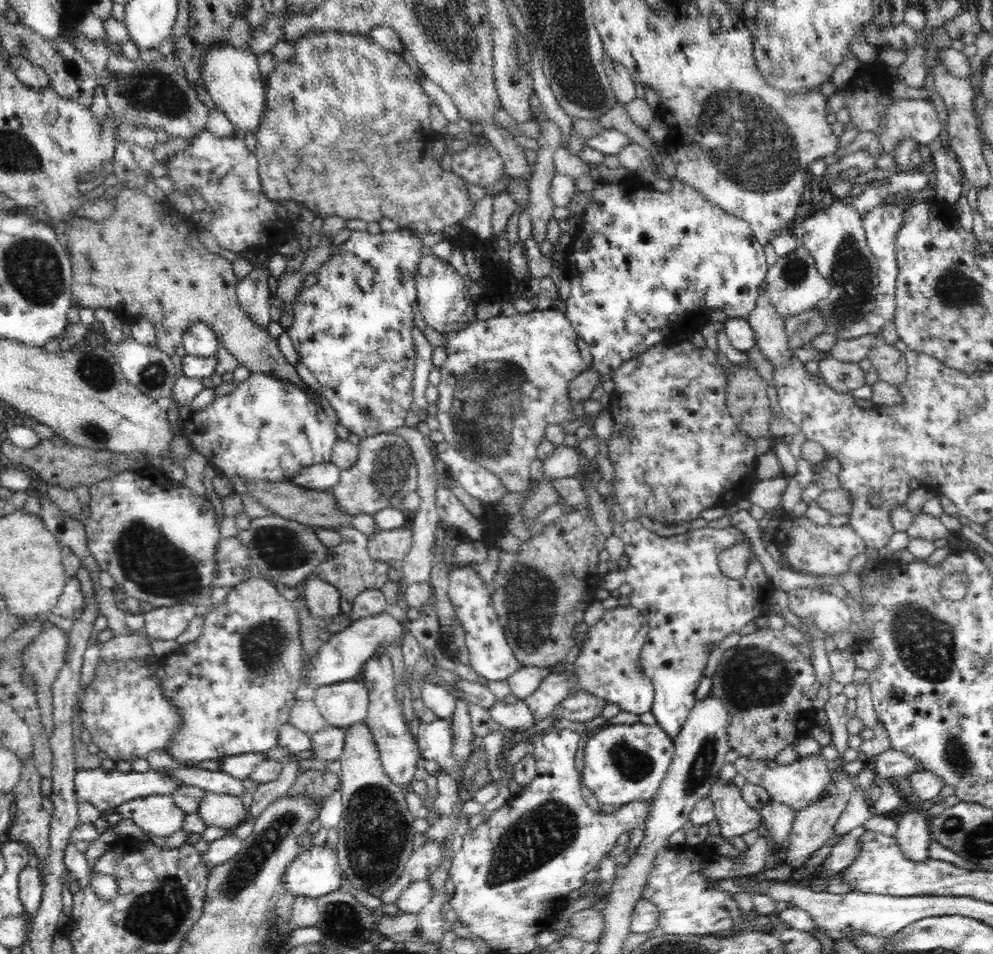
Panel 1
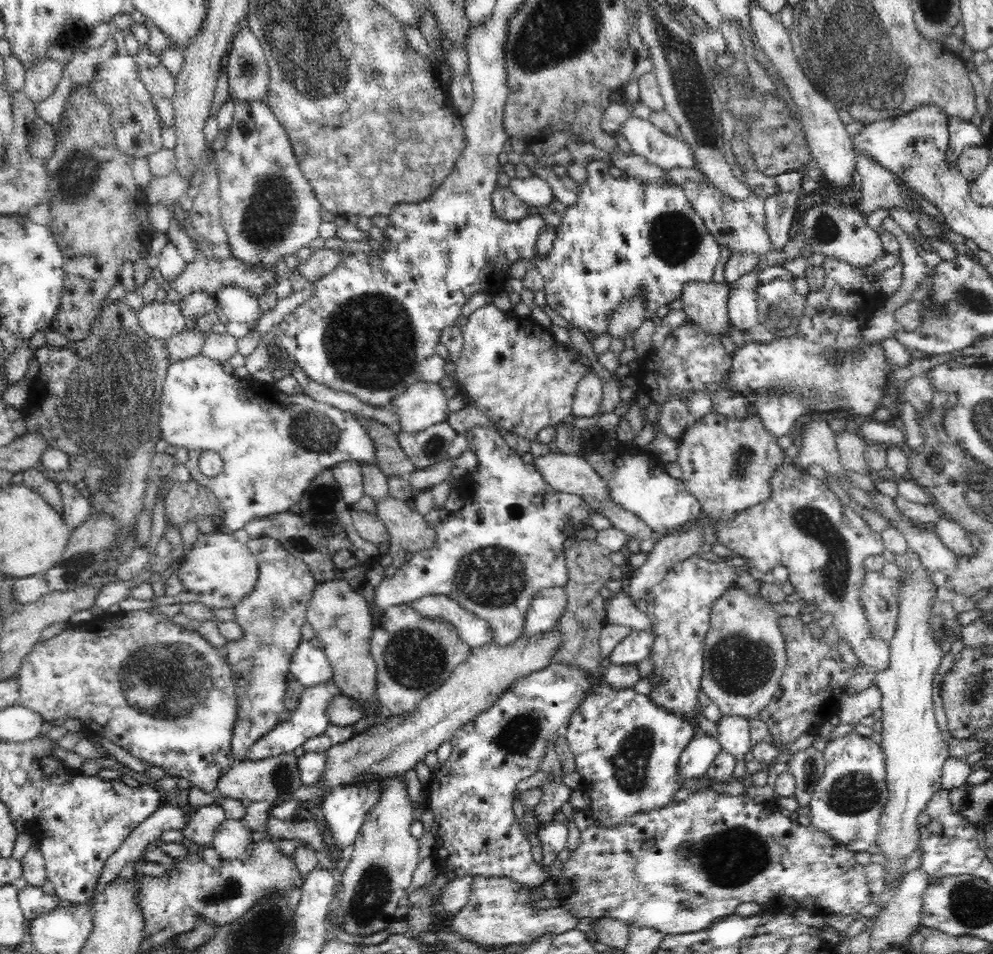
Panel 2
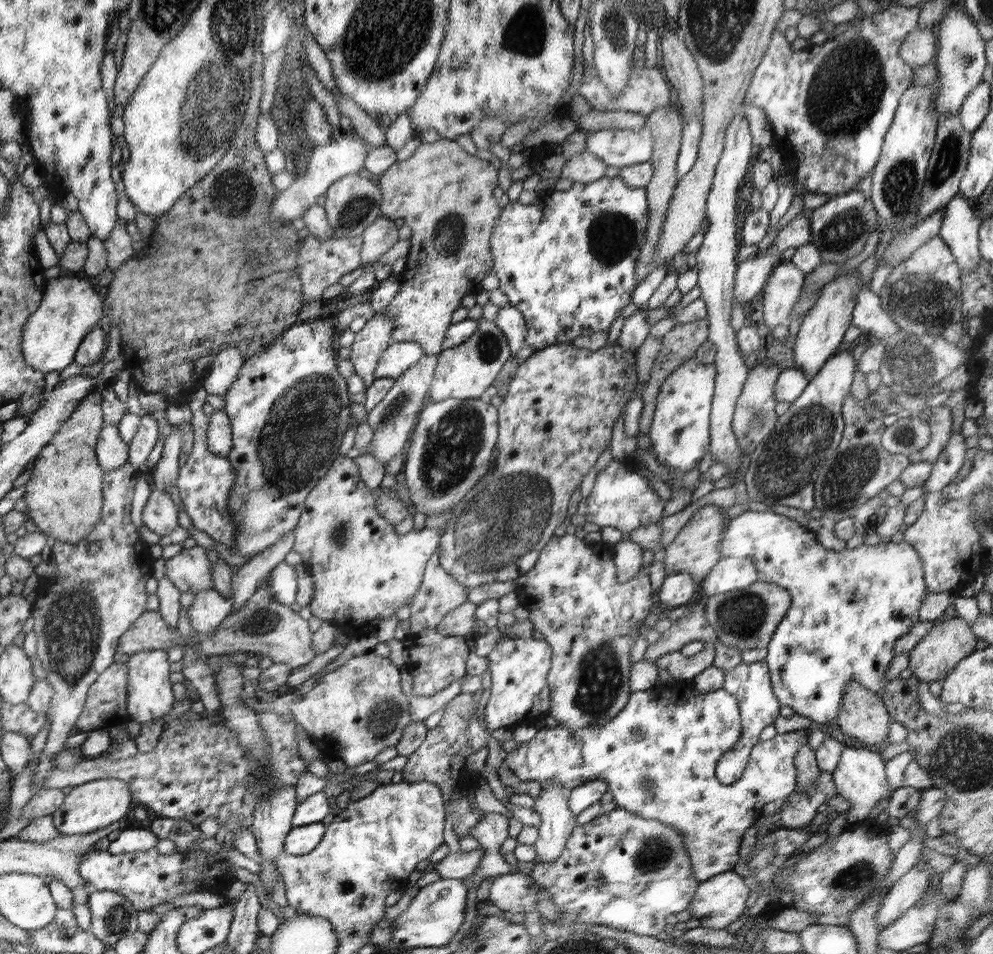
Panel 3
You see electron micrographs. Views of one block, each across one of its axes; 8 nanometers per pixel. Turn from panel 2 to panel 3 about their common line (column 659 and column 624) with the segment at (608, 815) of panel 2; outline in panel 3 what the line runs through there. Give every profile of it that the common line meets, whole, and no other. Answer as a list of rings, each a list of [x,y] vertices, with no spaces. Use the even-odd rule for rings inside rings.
[[[654,688],[631,693],[631,700],[624,705],[616,717],[600,725],[570,731],[566,725],[538,729],[529,741],[520,743],[516,750],[508,753],[504,764],[522,781],[540,782],[542,788],[550,780],[562,784],[569,792],[590,780],[604,780],[608,792],[612,792],[616,806],[644,819],[659,821],[675,829],[683,839],[683,846],[691,860],[691,870],[699,883],[728,873],[737,864],[738,848],[744,832],[756,822],[762,806],[770,800],[785,800],[796,788],[798,774],[794,757],[800,745],[808,743],[810,728],[778,733],[766,744],[760,744],[760,760],[752,760],[744,778],[728,786],[721,783],[715,774],[716,766],[728,750],[736,747],[743,730],[742,711],[739,699],[724,688],[712,692],[690,692],[686,694],[654,694]]]

